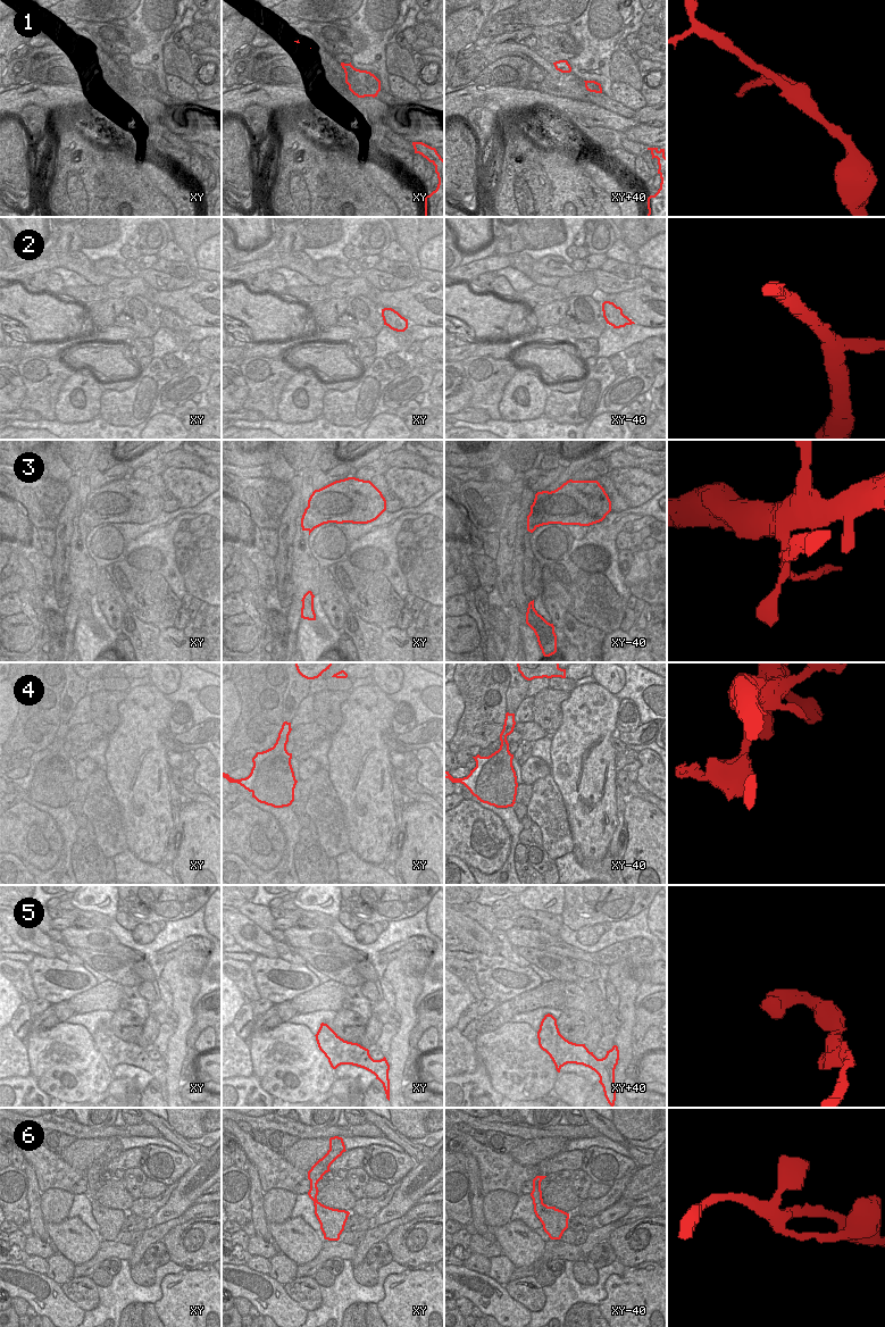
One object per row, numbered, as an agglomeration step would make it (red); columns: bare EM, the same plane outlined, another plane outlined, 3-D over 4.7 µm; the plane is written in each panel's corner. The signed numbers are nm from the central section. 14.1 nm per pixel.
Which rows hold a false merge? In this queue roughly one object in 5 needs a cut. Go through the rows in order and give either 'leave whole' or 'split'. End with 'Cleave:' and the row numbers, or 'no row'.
1: leave whole
2: leave whole
3: leave whole
4: split
5: leave whole
6: leave whole
Cleave: 4

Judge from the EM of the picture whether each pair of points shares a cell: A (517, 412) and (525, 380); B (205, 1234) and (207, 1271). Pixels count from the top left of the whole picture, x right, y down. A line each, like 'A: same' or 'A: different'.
A: same
B: different

